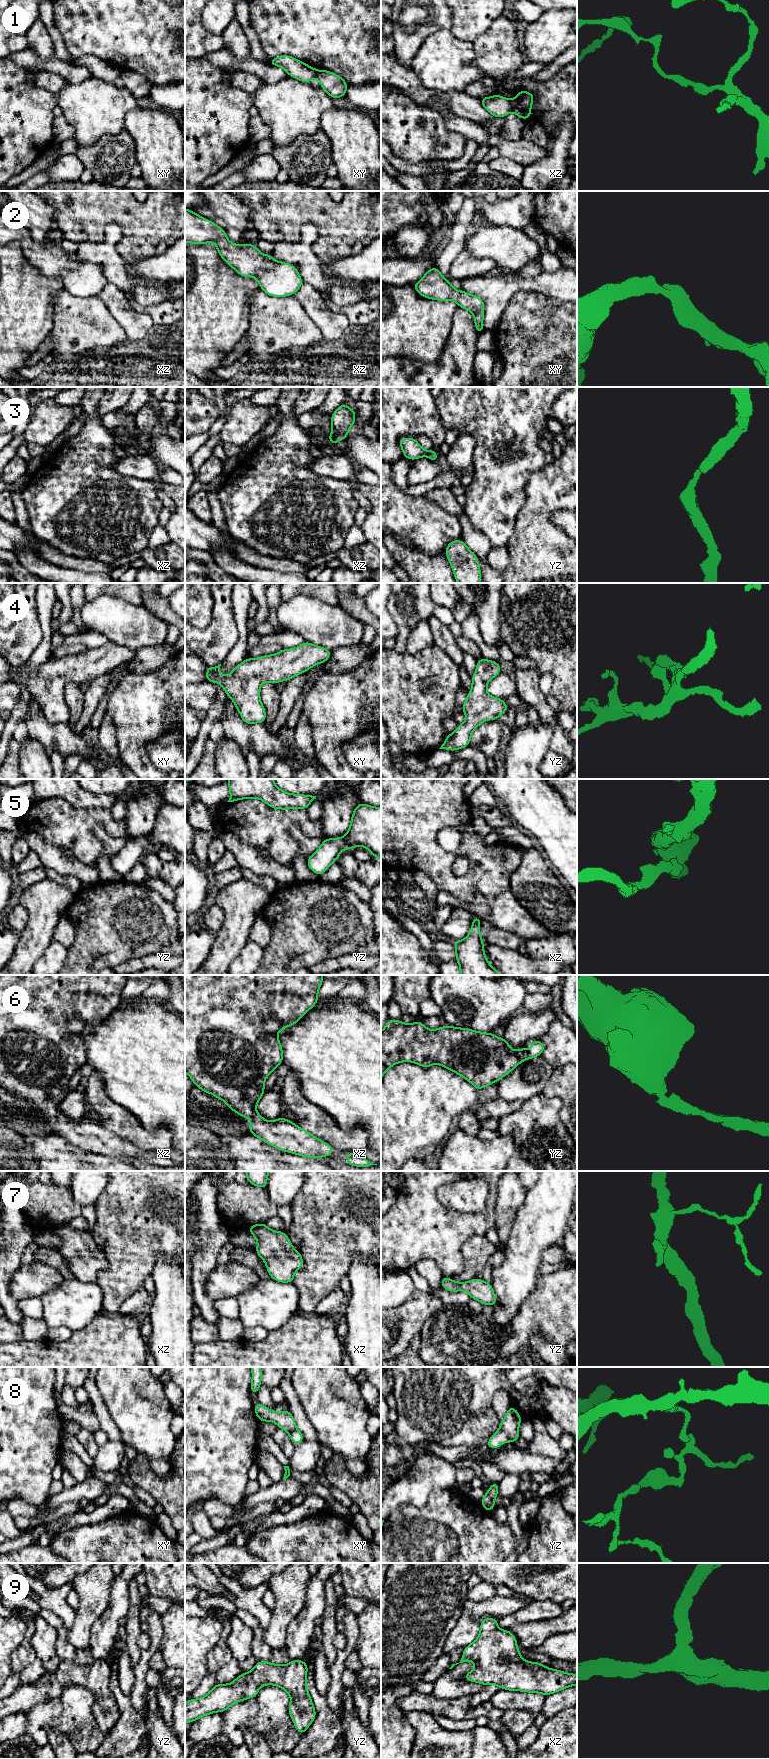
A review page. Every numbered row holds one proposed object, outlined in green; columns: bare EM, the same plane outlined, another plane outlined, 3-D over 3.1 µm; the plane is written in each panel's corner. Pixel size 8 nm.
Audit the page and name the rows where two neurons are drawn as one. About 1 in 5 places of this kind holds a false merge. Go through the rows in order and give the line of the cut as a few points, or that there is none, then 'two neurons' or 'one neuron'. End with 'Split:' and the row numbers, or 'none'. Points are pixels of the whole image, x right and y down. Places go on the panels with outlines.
1: xz (511, 100), (512, 110) | two neurons
2: no cut | one neuron
3: no cut | one neuron
4: no cut | one neuron
5: no cut | one neuron
6: no cut | one neuron
7: no cut | one neuron
8: yz (500, 1428), (515, 1441) | two neurons
9: no cut | one neuron
Split: 1, 8

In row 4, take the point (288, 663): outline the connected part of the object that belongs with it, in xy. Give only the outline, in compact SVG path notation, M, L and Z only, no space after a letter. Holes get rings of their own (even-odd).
M310 642L272 655L247 658L228 675L220 675L220 666L206 668L206 680L222 685L245 724L264 724L266 711L260 699L260 688L265 681L277 684L304 673L313 666L324 664L332 651Z

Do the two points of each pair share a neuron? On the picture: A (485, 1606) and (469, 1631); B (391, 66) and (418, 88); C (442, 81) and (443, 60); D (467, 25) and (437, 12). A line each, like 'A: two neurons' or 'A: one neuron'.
A: two neurons
B: one neuron
C: one neuron
D: two neurons

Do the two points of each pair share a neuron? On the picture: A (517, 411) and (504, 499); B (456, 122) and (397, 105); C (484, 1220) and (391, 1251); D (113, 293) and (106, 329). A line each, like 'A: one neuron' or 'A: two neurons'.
A: one neuron
B: two neurons
C: one neuron
D: two neurons

